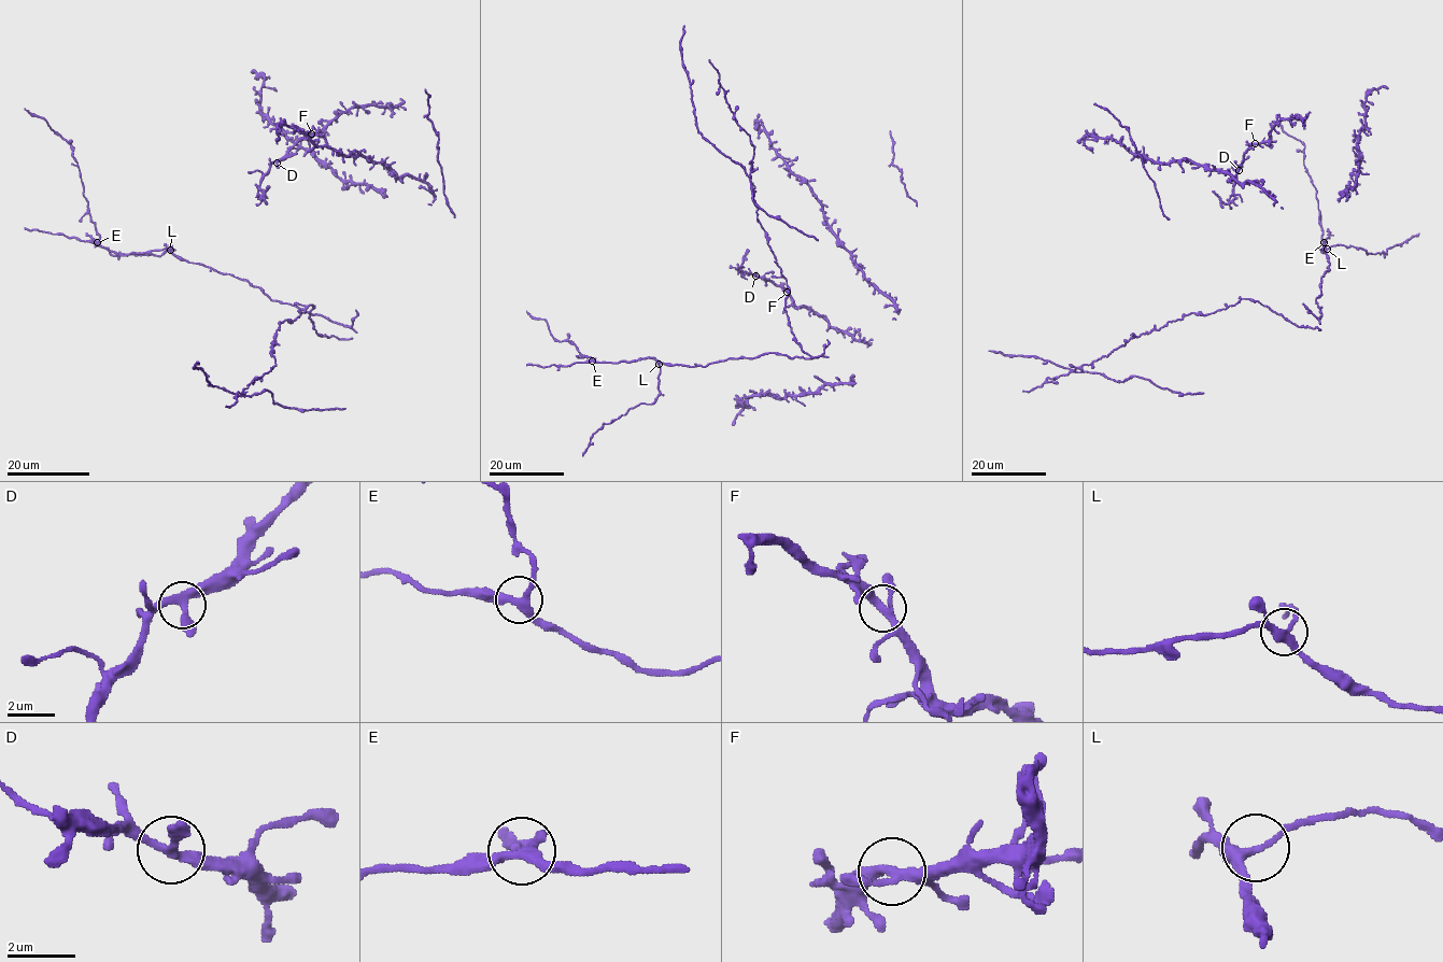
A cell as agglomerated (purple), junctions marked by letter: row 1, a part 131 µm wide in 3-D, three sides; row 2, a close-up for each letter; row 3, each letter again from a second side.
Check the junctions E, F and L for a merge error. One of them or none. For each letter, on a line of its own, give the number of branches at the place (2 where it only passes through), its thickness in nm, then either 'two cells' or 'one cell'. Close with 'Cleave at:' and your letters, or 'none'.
E: 3 branches meet; 260 nm thick; one cell
F: 3 branches meet; 280 nm thick; one cell
L: 3 branches meet; 300 nm thick; one cell
Cleave at: none

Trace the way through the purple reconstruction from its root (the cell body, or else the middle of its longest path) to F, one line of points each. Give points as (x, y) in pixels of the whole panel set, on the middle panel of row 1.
F: (747, 259), (744, 258), (740, 270), (770, 280), (787, 292)

